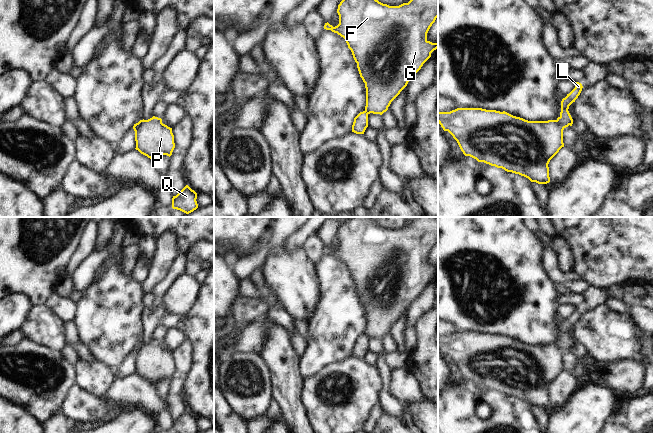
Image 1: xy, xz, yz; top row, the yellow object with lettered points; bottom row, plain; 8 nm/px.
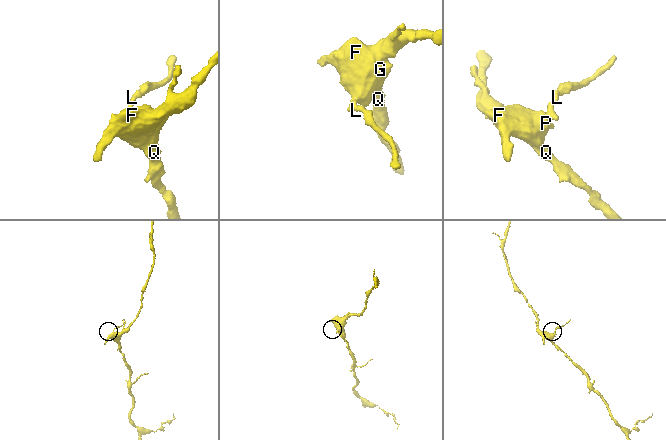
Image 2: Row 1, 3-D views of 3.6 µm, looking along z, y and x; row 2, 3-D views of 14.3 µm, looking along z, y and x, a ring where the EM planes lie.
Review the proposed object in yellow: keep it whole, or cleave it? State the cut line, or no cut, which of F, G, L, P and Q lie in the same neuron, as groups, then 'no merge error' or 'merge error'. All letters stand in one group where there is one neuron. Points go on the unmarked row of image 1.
cut yz (555, 344), (563, 352); groups F G P Q / L; merge error

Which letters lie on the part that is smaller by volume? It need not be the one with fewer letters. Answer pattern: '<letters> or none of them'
L

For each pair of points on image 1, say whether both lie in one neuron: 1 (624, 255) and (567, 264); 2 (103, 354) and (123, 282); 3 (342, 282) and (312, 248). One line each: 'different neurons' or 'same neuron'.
1: different neurons
2: same neuron
3: different neurons

